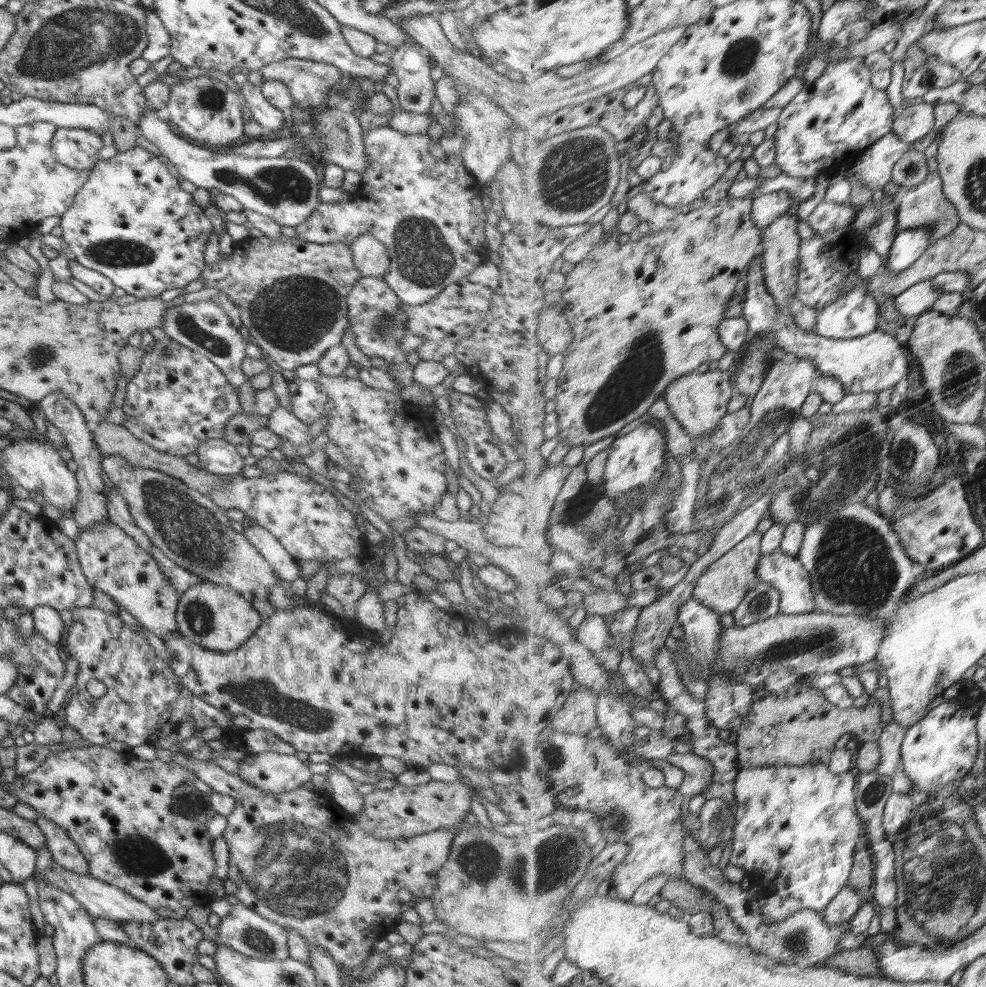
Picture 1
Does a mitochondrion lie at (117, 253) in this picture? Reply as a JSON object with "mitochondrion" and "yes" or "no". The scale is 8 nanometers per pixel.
{"mitochondrion":"yes"}

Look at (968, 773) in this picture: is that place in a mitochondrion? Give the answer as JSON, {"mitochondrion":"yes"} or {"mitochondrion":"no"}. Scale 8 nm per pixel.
{"mitochondrion":"no"}

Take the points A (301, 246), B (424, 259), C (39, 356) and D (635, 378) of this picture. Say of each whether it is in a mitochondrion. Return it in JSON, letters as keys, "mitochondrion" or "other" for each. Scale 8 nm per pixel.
{"A":"other","B":"mitochondrion","C":"mitochondrion","D":"mitochondrion"}

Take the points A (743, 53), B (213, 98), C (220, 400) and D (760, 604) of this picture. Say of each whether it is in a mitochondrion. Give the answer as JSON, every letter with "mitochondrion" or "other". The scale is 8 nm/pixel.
{"A":"mitochondrion","B":"mitochondrion","C":"other","D":"mitochondrion"}

